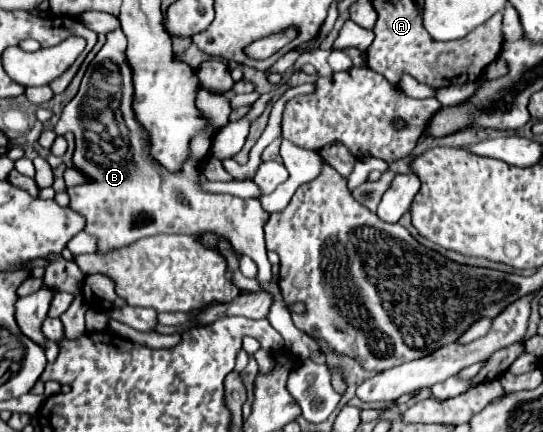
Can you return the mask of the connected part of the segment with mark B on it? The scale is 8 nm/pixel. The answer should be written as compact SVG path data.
M117 27L107 35L107 43L103 49L95 55L93 63L89 65L85 73L85 81L79 87L79 93L75 99L65 107L59 123L55 125L55 133L75 133L77 149L75 149L75 165L83 169L89 177L93 177L93 183L89 185L79 185L79 187L67 188L67 193L71 197L69 207L73 211L79 211L81 215L87 217L87 233L95 235L99 239L99 251L107 253L109 249L119 249L125 245L131 245L133 241L139 241L143 237L159 235L159 233L175 233L175 235L201 235L201 233L219 233L221 237L227 237L235 251L239 255L247 255L255 261L257 265L257 281L265 293L273 297L271 309L269 309L269 323L281 333L285 339L285 347L299 359L307 359L311 353L319 351L317 343L305 335L303 331L295 329L291 321L291 313L285 309L281 291L277 283L271 279L271 263L267 261L267 251L265 251L265 241L263 241L263 225L269 219L269 213L265 213L259 205L259 199L239 199L233 195L211 195L203 193L197 187L197 165L189 165L181 177L173 177L171 173L165 173L157 161L149 157L149 143L145 141L145 131L141 131L141 125L137 125L137 119L133 117L131 111L131 101L133 101L133 85L131 85L131 73L125 57L125 47L127 39L123 31Z

